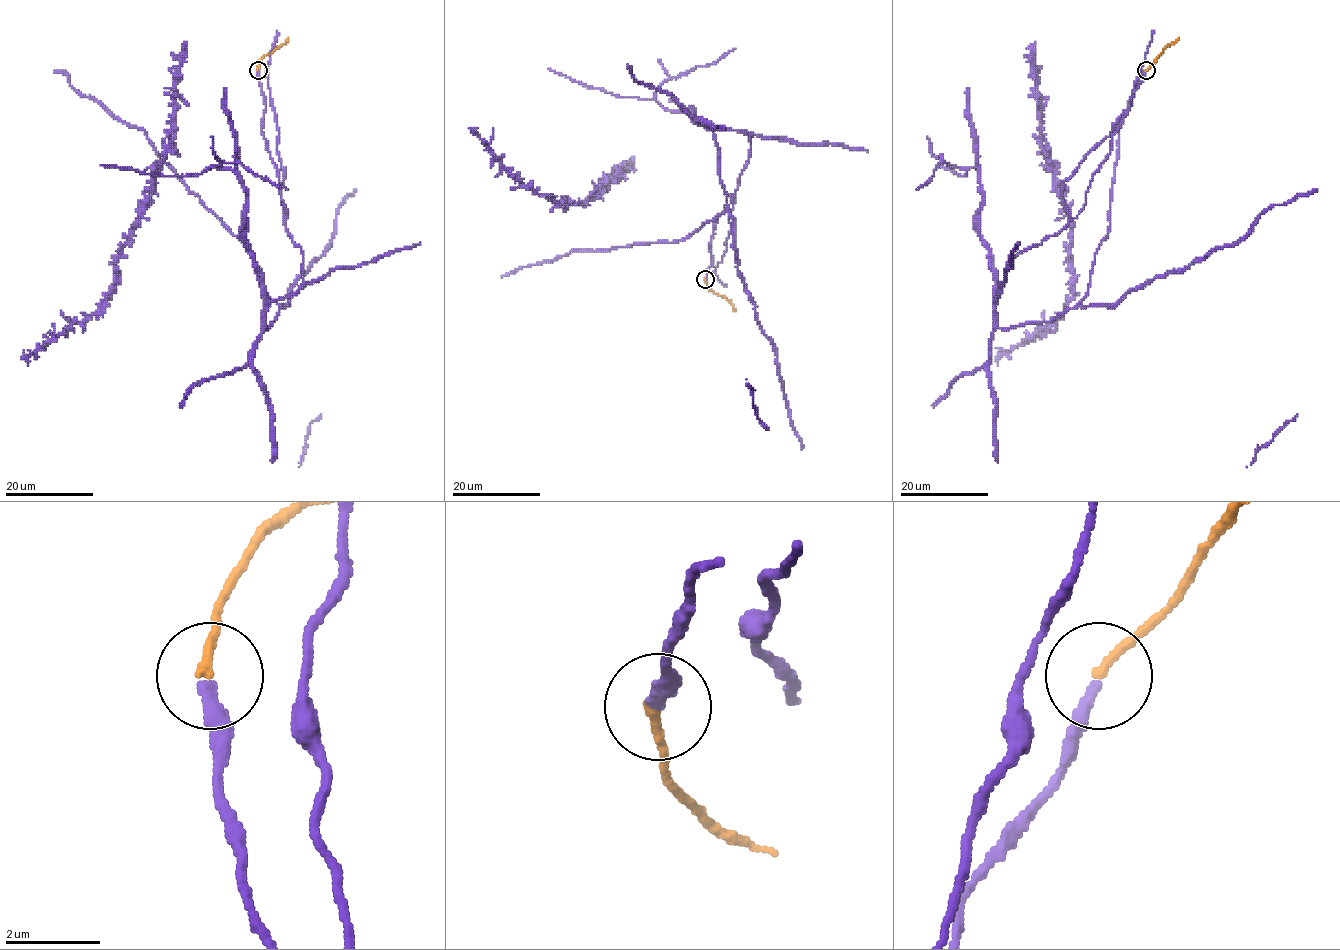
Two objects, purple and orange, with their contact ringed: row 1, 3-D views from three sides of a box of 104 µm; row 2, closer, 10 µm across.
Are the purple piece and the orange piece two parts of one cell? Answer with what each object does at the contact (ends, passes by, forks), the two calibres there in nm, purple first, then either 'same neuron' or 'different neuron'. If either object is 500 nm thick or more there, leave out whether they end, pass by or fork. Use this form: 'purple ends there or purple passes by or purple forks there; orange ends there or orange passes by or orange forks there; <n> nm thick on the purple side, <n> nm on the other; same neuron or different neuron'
purple ends there; orange ends there; 280 nm thick on the purple side, 190 nm on the other; same neuron

